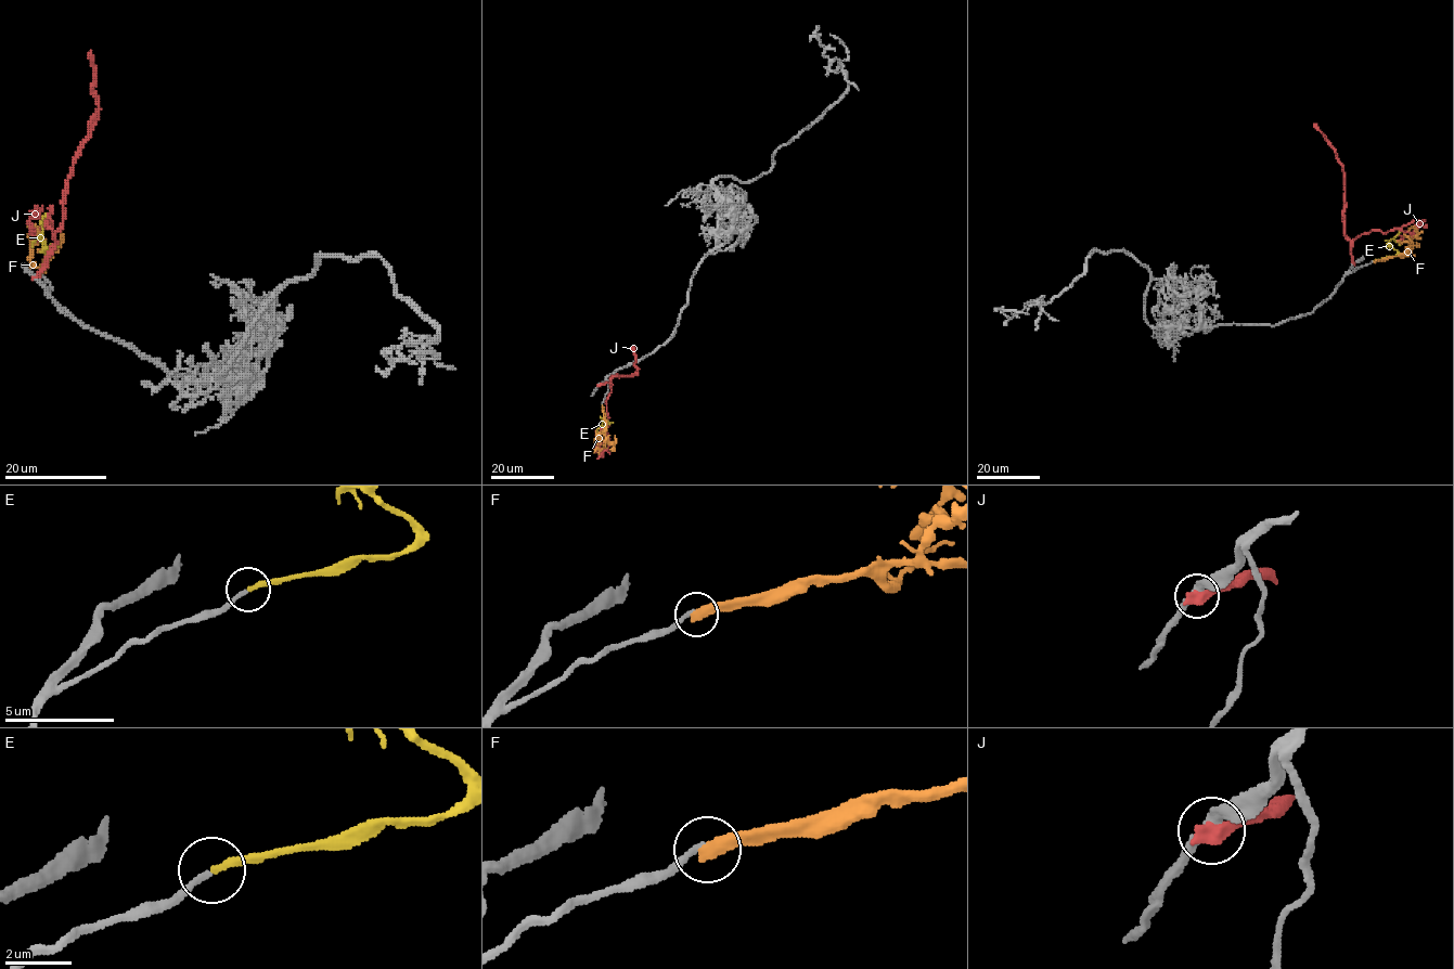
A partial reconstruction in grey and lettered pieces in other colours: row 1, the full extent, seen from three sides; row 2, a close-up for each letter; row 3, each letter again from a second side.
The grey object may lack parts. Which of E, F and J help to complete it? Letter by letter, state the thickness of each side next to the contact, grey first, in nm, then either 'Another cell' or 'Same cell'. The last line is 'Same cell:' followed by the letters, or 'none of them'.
E: Thickness 190 nm (grey) against 190 nm. Same cell
F: Thickness 200 nm (grey) against 400 nm. Another cell
J: Thickness 360 nm (grey) against 500 nm. Another cell
Same cell: E

